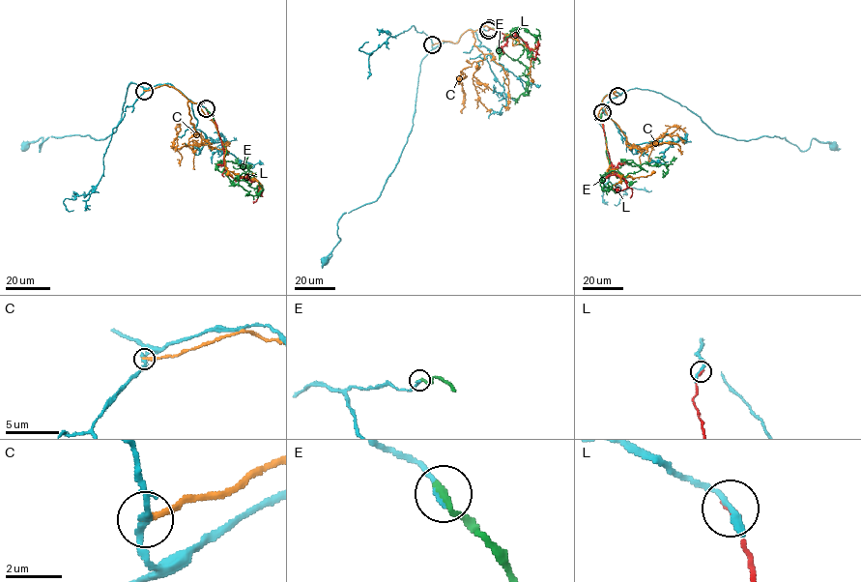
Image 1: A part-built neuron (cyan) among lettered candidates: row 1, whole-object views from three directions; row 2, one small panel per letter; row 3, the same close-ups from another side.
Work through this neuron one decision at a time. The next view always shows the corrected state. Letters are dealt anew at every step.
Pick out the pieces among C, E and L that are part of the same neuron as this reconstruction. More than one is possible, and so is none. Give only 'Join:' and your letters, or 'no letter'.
Join: no letter

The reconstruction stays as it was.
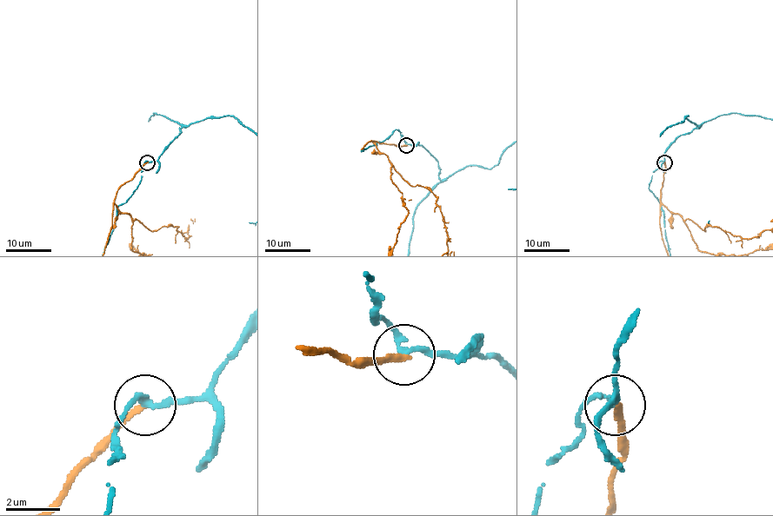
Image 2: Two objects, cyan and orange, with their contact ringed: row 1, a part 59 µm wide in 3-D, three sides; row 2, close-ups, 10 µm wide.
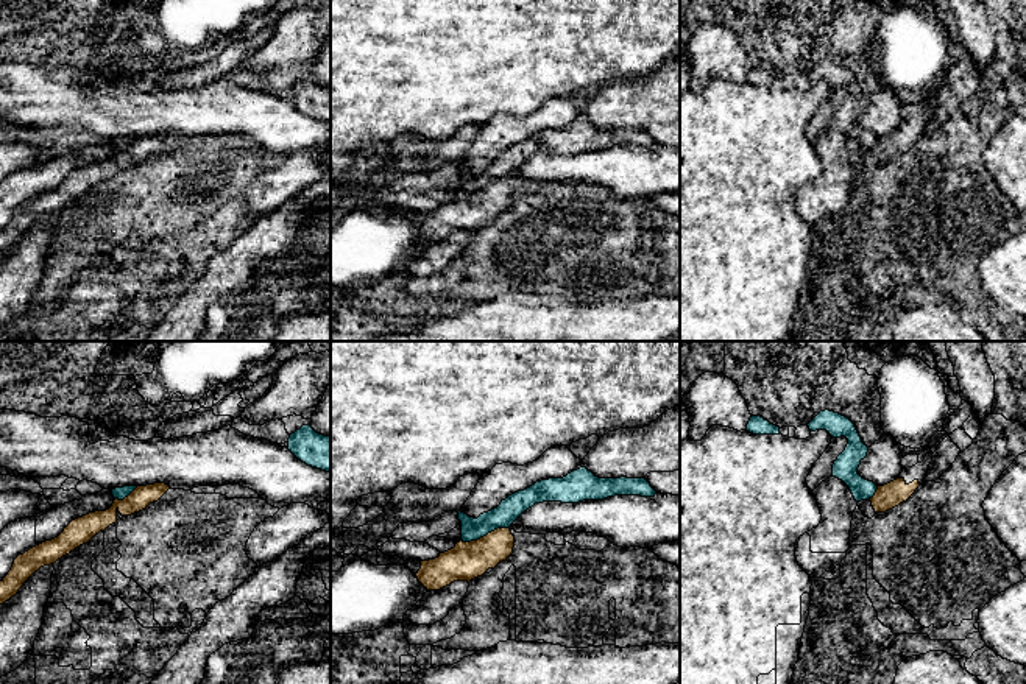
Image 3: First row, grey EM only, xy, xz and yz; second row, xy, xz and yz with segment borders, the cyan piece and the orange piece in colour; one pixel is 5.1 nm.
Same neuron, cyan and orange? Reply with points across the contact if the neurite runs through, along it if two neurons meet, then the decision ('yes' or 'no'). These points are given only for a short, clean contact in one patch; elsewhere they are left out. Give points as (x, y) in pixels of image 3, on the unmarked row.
border along xz (507, 178), (498, 178), (476, 190), (462, 192); no

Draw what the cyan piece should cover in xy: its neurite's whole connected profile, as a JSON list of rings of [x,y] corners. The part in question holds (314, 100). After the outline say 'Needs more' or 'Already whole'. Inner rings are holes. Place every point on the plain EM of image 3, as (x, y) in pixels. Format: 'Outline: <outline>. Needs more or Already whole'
Outline: [[[310,76],[292,84],[287,100],[307,117],[331,123],[331,87],[317,84]]]. Already whole

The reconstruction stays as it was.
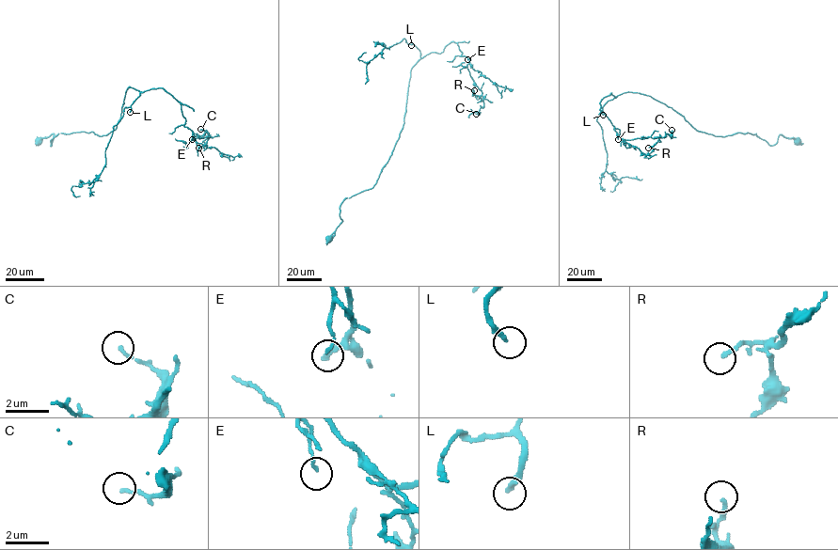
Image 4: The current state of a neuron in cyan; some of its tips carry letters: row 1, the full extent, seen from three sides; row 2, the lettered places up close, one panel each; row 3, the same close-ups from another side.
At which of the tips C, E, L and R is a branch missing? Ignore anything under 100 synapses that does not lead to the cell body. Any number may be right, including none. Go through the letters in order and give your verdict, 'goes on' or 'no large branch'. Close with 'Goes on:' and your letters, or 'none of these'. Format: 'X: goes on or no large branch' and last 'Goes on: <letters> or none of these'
C: no large branch
E: no large branch
L: goes on
R: no large branch
Goes on: L

